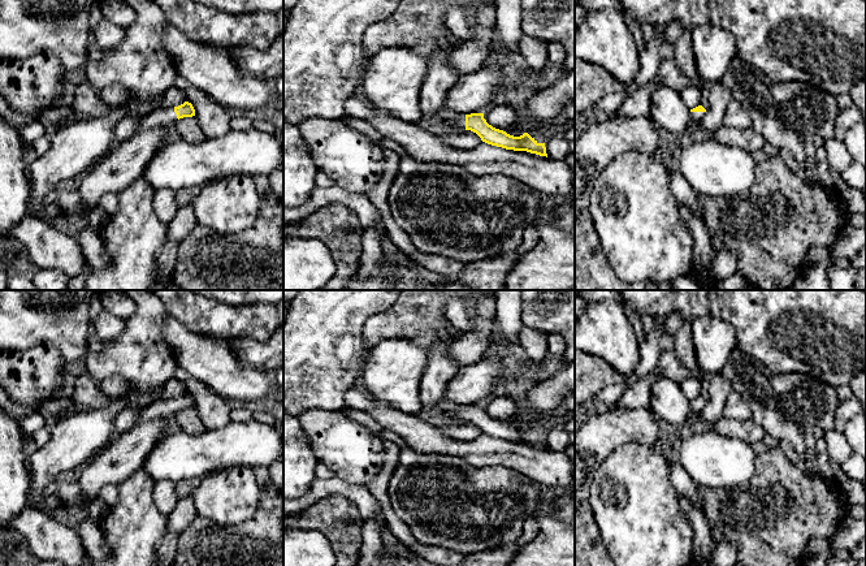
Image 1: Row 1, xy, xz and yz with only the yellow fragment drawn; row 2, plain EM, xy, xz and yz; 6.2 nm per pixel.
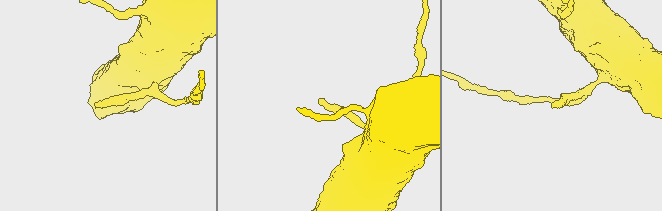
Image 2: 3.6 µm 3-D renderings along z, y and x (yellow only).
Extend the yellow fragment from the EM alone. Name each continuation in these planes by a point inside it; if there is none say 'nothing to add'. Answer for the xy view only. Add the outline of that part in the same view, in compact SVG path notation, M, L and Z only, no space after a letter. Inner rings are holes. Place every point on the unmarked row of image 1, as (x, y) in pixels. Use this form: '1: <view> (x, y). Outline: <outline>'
1: xy (157, 409). Outline: M168 399L168 401L155 401L152 402L147 409L142 411L139 415L138 423L153 420L161 416L174 416L177 412L177 406L174 403L174 399ZM135 424L135 425L137 425Z

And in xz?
1: xz (460, 414). Outline: M466 407L458 410L458 411L446 411L445 415L449 415L451 418L466 420Z

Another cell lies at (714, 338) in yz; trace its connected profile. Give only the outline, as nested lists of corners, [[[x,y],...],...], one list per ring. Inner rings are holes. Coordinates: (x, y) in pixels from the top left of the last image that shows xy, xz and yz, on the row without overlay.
[[[713,315],[692,321],[692,340],[698,368],[705,376],[720,373],[736,347],[732,325]]]

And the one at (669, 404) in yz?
[[[663,375],[653,385],[650,409],[657,419],[666,422],[672,429],[688,423],[693,416],[690,401],[680,384]]]

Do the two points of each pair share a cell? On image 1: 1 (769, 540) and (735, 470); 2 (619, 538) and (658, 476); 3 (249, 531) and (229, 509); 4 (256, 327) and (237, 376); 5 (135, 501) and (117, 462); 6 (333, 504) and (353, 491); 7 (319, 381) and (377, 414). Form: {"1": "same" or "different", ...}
{"1": "different", "2": "same", "3": "different", "4": "different", "5": "different", "6": "different", "7": "different"}

